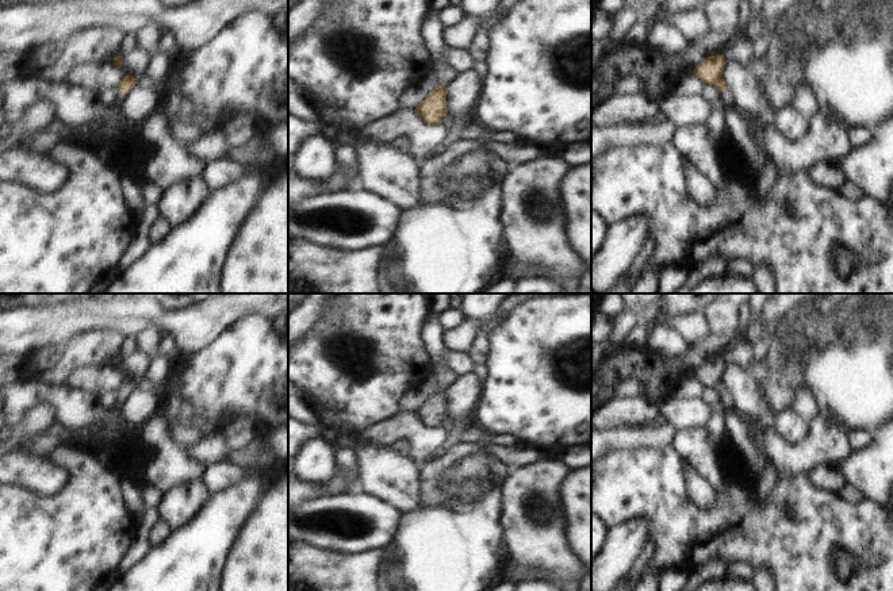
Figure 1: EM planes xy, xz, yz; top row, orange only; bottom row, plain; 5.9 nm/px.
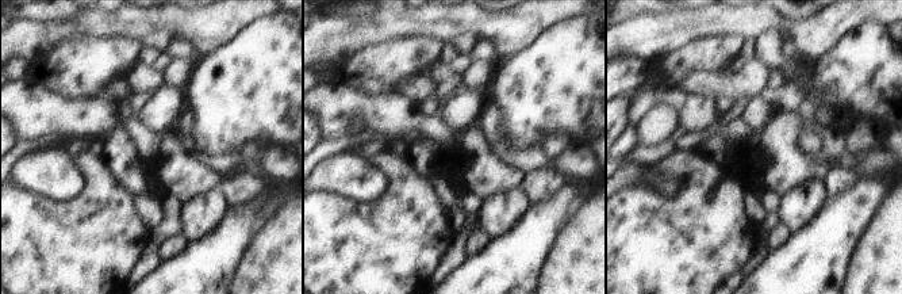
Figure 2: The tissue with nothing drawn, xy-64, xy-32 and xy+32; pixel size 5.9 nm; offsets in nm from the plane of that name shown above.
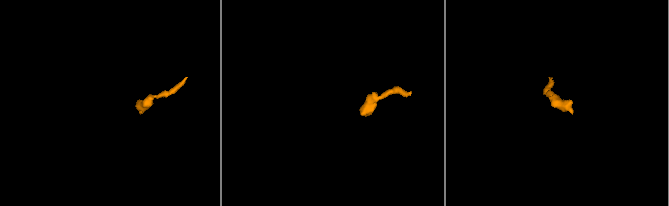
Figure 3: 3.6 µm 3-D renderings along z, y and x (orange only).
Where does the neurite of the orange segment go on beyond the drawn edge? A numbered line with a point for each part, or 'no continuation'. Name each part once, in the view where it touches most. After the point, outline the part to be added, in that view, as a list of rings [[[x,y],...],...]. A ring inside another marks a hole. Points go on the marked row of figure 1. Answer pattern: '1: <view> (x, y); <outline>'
no continuation

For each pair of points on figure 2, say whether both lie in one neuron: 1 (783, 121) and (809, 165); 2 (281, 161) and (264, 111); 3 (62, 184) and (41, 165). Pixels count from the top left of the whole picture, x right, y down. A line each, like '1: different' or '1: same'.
1: same
2: different
3: same

